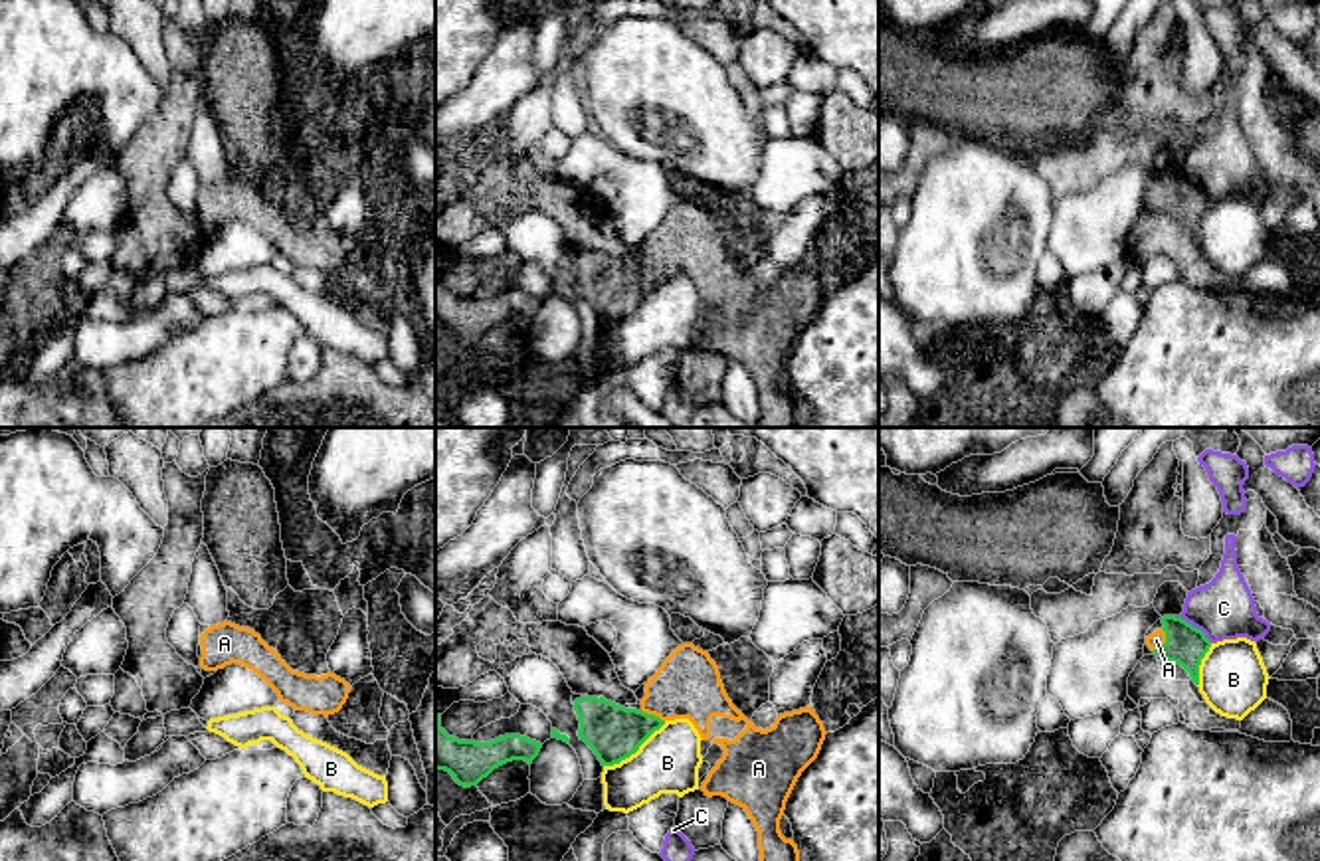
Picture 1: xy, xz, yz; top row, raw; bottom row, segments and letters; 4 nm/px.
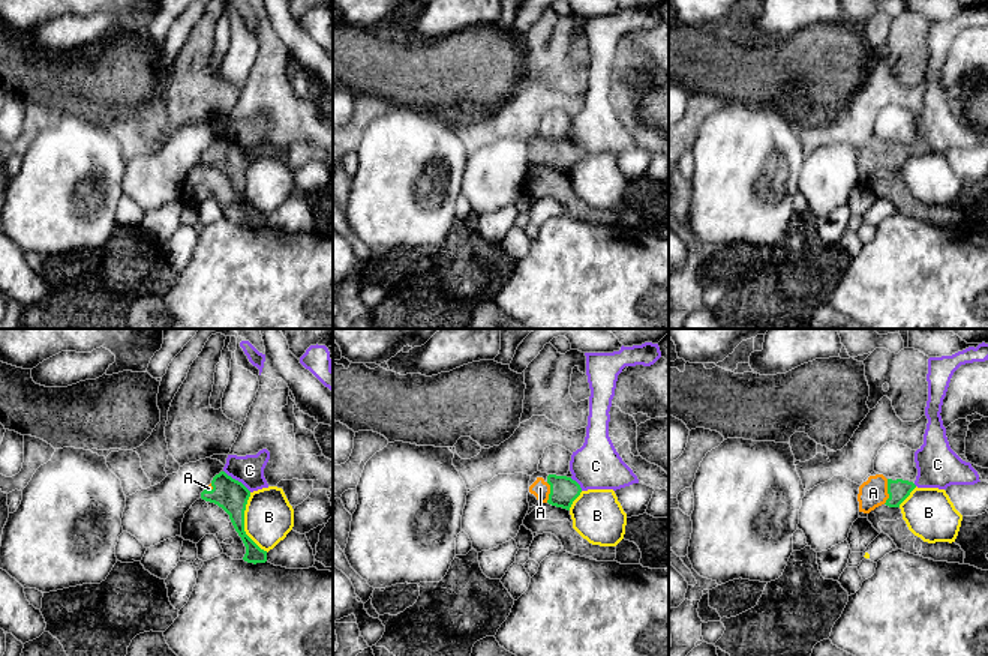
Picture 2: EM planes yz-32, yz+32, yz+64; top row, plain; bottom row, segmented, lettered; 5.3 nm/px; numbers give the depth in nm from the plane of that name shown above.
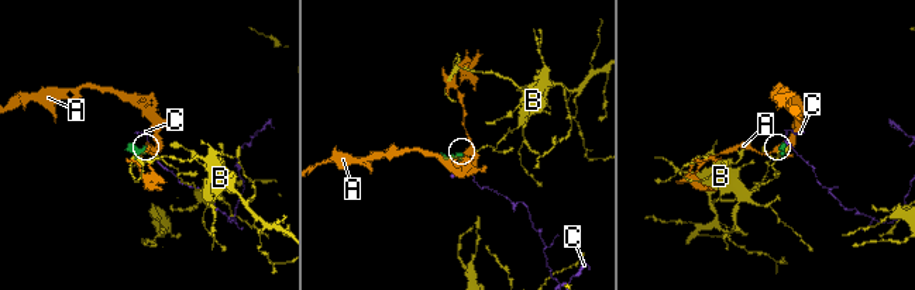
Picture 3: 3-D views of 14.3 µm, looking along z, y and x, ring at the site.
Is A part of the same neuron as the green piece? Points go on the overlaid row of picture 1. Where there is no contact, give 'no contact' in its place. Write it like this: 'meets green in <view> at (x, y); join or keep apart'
meets green in yz at (1166, 642); join

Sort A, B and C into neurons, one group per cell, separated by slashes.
A / B / C

